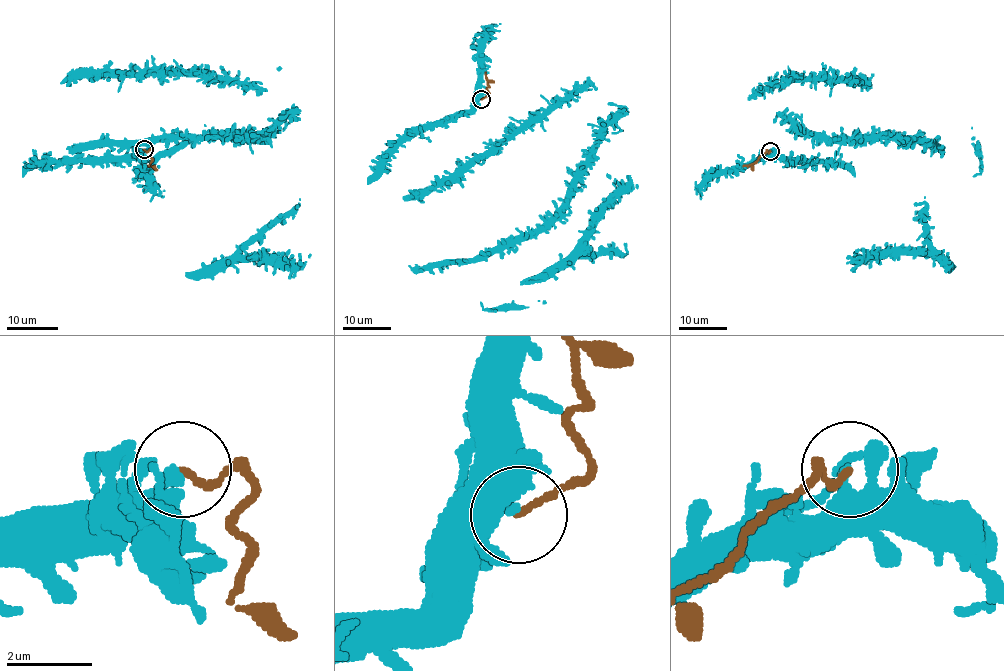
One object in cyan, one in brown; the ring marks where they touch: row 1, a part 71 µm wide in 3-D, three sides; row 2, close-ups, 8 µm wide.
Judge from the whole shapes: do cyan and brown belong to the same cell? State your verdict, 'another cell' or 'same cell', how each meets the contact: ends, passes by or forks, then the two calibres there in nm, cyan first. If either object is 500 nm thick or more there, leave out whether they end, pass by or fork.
another cell; cyan ends there; brown ends there; 320 nm thick on the cyan side, 150 nm on the other

